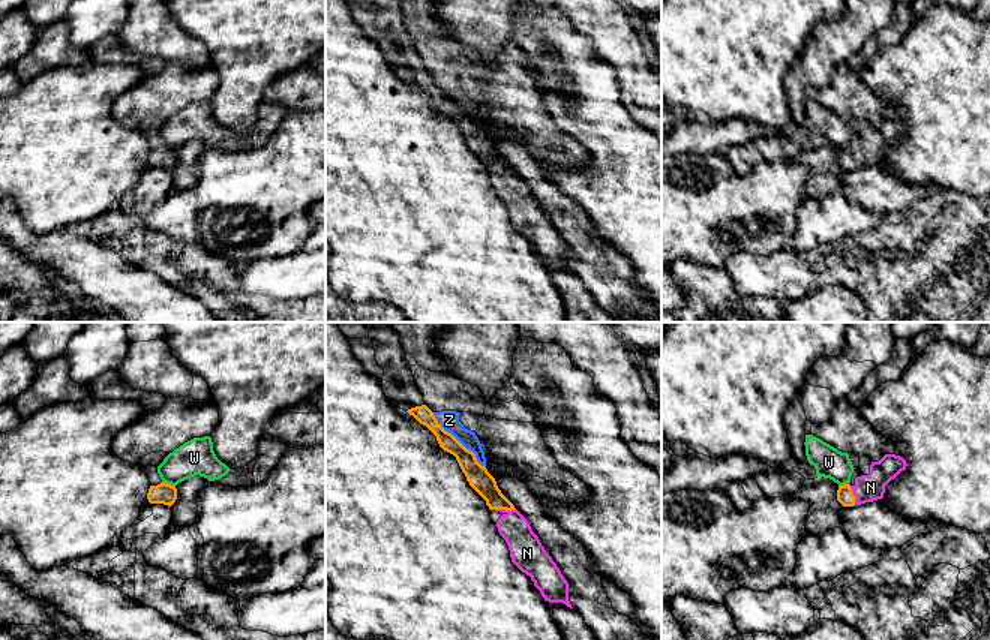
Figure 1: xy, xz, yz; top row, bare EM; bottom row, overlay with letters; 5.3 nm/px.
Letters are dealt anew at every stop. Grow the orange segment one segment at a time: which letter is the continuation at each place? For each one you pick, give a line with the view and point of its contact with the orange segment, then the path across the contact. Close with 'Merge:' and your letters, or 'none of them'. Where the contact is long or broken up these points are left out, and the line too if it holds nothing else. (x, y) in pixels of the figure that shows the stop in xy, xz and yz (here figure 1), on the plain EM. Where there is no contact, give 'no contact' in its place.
N: contact xz (506, 174); way xz (480, 144), (506, 174), (525, 213)
Merge: N

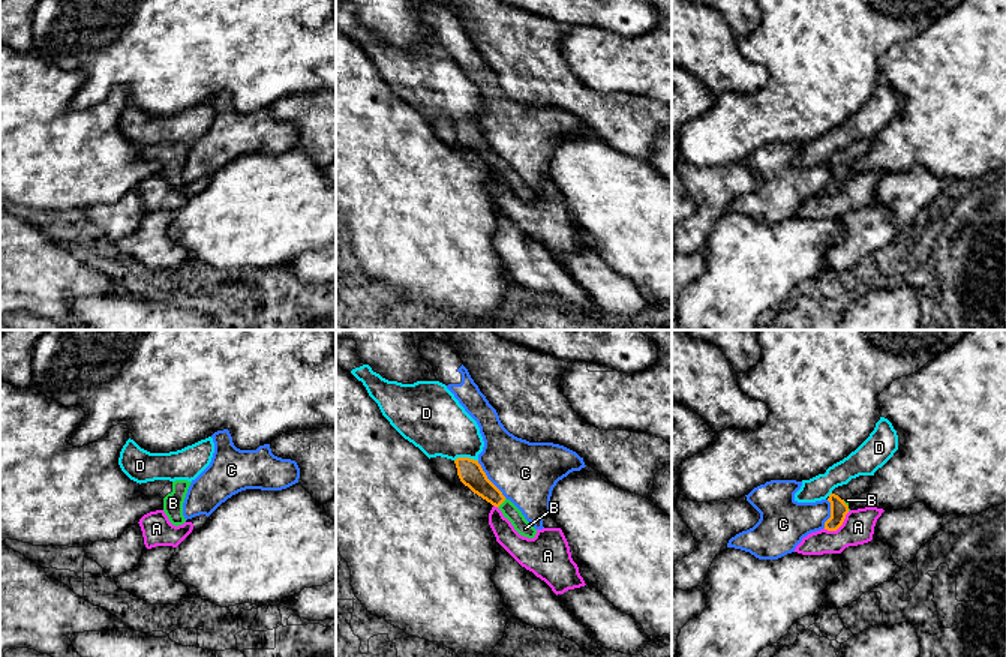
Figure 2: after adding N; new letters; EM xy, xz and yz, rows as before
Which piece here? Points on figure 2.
B: contact xz (502, 165); way xz (470, 135), (502, 165), (525, 192)
Merge: B

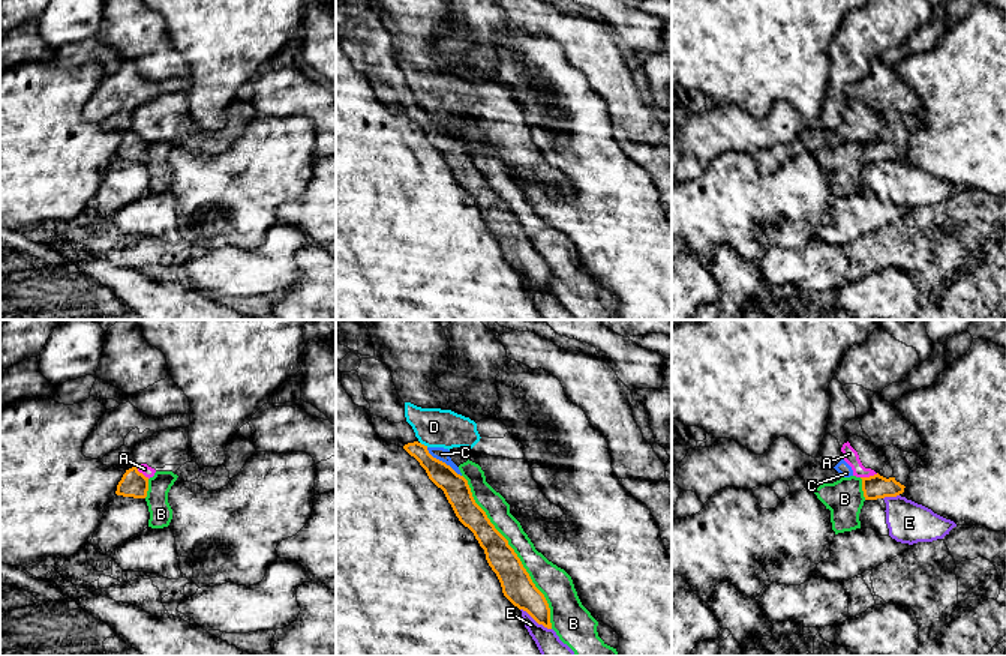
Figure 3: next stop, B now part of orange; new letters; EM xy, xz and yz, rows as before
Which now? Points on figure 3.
Merge: none of them

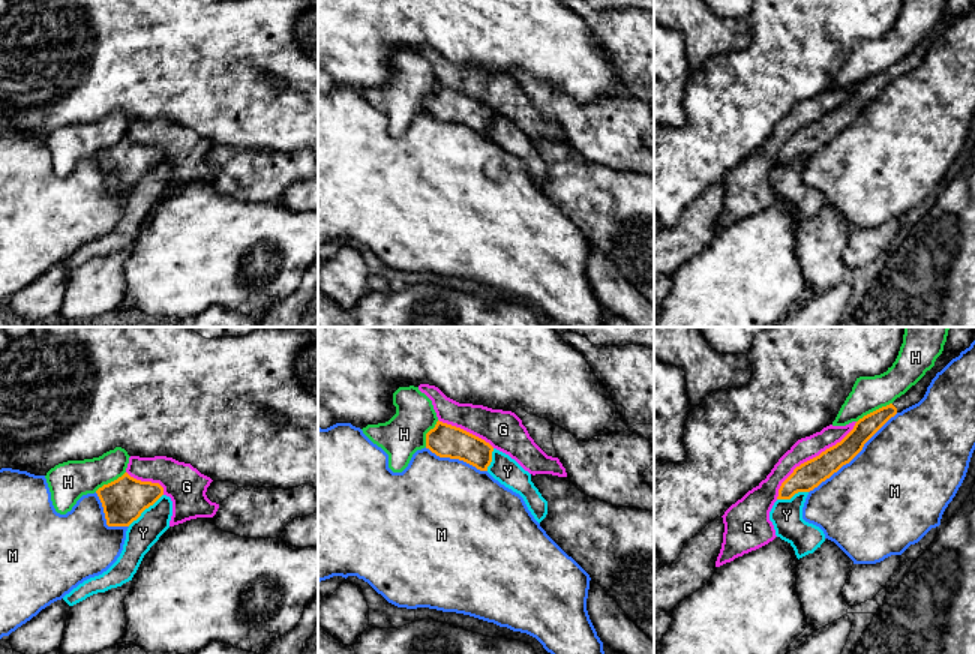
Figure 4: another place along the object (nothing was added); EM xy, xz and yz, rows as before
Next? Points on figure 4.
Merge: none of them

